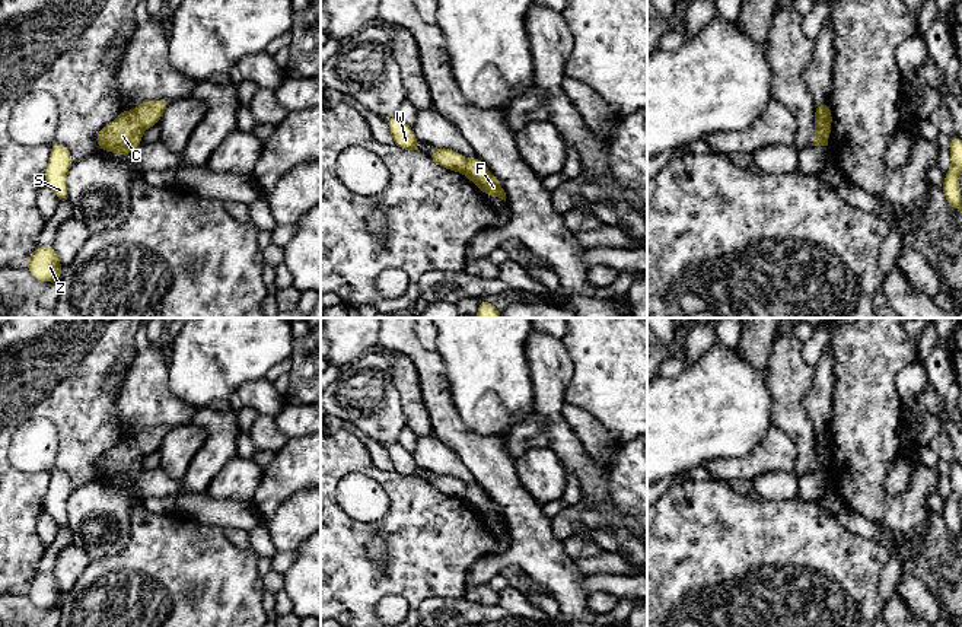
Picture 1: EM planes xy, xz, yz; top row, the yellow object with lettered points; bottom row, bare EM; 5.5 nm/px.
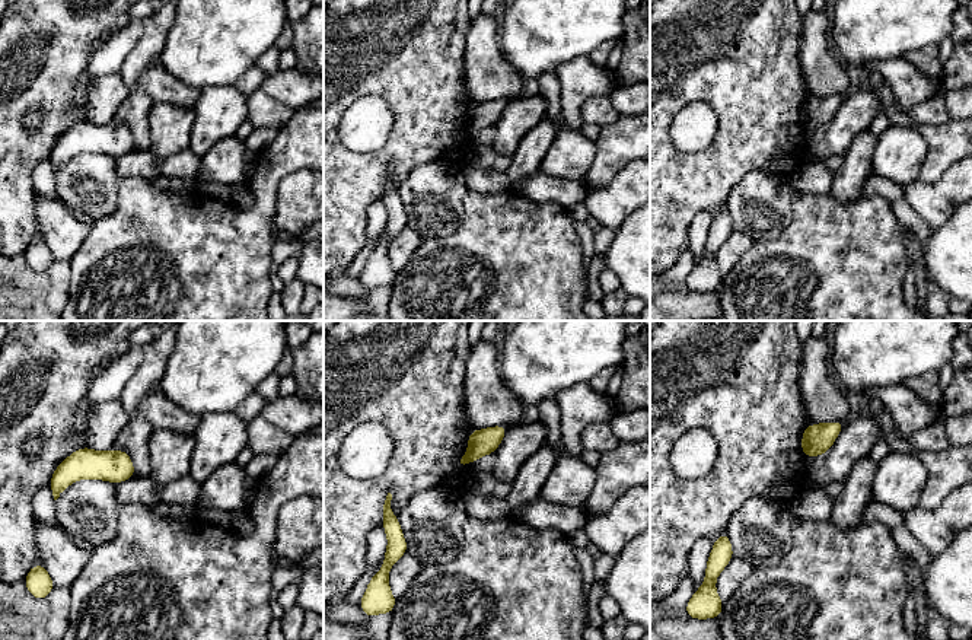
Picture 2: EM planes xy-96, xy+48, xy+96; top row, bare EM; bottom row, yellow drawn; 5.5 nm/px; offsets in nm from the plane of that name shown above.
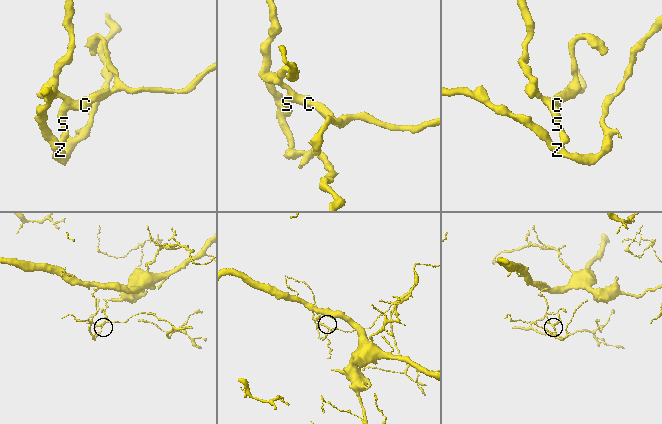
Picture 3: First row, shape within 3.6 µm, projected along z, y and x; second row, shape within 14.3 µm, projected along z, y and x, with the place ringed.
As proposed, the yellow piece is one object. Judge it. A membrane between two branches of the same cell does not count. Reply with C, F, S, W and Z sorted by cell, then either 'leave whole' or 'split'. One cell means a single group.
groups C S W Z / F; split

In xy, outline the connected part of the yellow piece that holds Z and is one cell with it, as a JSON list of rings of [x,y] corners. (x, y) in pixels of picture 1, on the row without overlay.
[[[52,572],[36,573],[26,588],[26,595],[39,608],[60,607],[63,593]]]

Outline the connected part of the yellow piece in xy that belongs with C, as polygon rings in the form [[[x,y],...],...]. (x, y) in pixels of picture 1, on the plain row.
[[[124,436],[105,455],[96,459],[95,467],[102,478],[114,478],[127,483],[141,470],[143,455],[134,437]]]

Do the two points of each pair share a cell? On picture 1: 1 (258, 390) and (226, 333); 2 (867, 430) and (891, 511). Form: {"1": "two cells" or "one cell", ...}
{"1": "two cells", "2": "one cell"}

